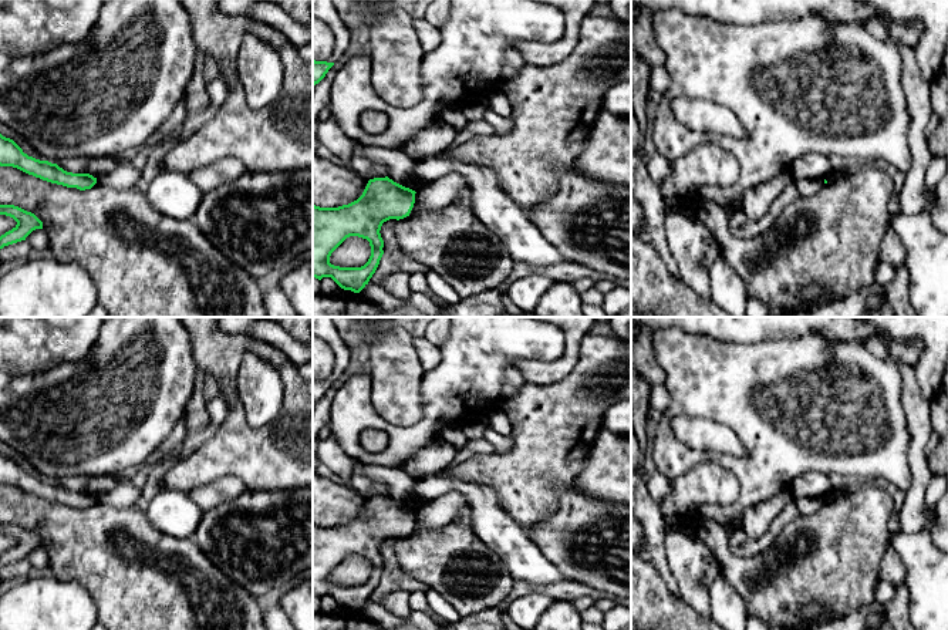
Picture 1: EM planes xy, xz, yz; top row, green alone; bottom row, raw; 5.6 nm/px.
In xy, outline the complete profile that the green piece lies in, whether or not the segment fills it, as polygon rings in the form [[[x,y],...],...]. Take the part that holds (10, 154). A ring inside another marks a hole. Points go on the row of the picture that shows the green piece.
[[[1,134],[0,166],[13,166],[43,181],[67,188],[77,188],[80,191],[91,189],[97,183],[97,178],[90,173],[67,172],[57,164],[28,156],[13,139],[6,138]]]

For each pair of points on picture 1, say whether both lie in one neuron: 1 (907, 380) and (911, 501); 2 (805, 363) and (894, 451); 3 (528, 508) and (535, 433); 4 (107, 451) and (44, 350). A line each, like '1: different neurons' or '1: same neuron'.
1: same neuron
2: same neuron
3: same neuron
4: different neurons

